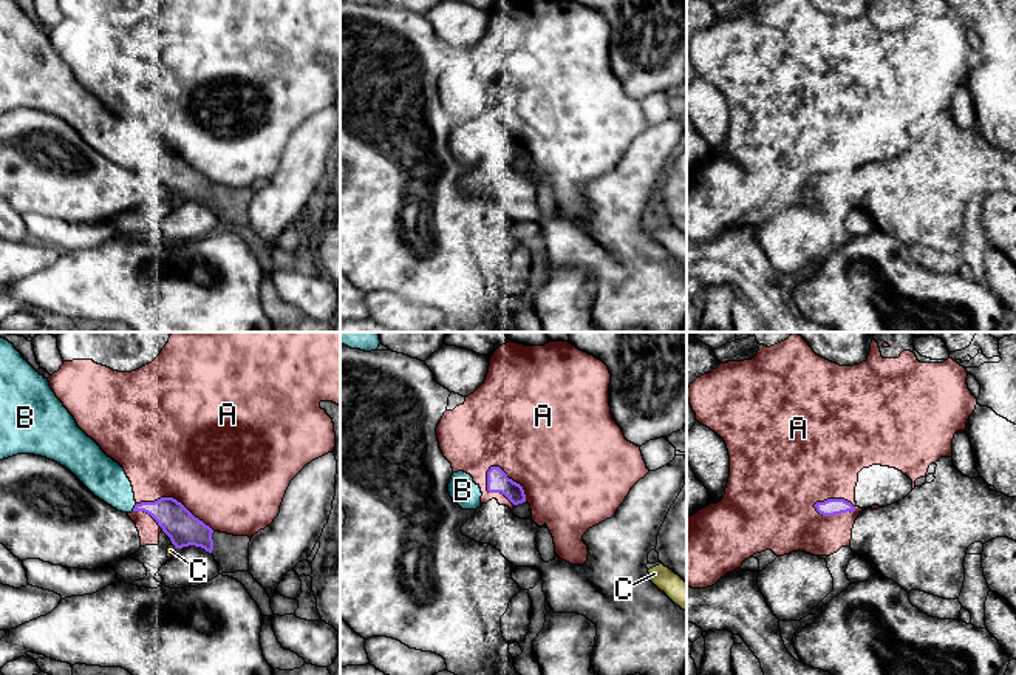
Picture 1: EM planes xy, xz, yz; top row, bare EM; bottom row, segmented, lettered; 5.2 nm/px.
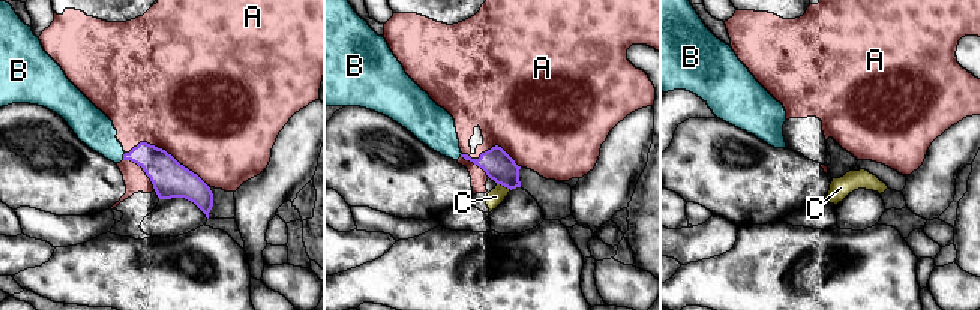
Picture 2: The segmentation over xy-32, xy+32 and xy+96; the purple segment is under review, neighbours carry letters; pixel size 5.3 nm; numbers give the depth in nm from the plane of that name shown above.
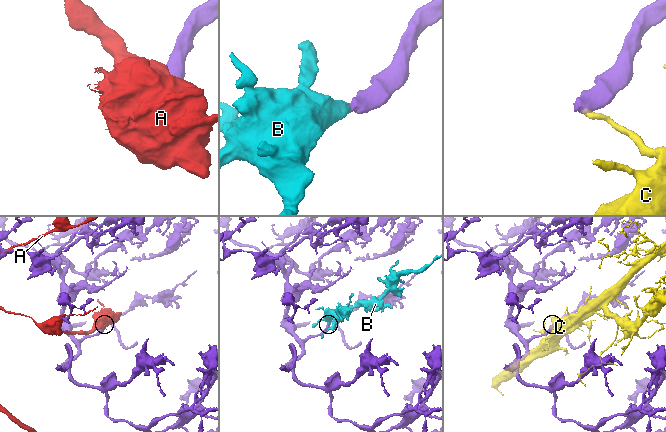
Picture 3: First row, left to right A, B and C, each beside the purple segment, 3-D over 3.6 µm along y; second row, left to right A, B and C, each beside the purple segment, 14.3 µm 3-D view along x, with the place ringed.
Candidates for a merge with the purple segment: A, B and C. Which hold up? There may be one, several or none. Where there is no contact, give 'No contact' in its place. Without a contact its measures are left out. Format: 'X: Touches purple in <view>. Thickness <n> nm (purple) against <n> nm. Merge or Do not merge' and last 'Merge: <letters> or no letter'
A: Touches purple in xz. Thickness 110 nm (purple) against 500 nm. Do not merge
B: Touches purple in xy. Thickness 170 nm (purple) against 200 nm. Merge
C: Touches purple in xy. Thickness 170 nm (purple) against 50 nm. Do not merge
Merge: B

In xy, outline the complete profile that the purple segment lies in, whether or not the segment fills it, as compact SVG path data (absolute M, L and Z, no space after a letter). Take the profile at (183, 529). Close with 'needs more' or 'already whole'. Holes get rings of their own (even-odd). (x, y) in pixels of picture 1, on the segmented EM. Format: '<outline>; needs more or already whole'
M0 337L0 460L17 454L60 463L118 511L150 514L175 548L195 545L209 553L213 550L213 530L176 499L138 504L124 468L77 426L48 378Z; needs more

